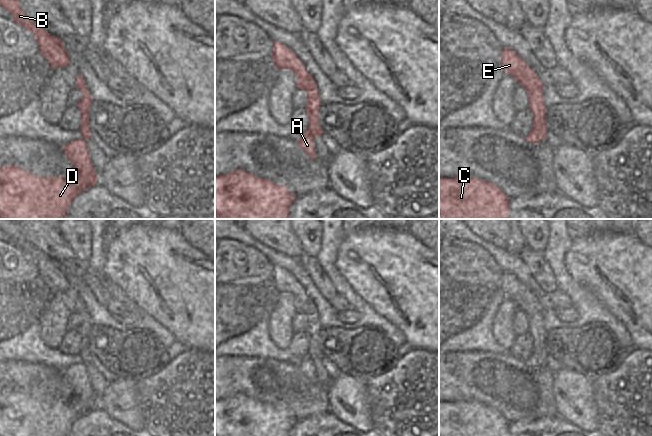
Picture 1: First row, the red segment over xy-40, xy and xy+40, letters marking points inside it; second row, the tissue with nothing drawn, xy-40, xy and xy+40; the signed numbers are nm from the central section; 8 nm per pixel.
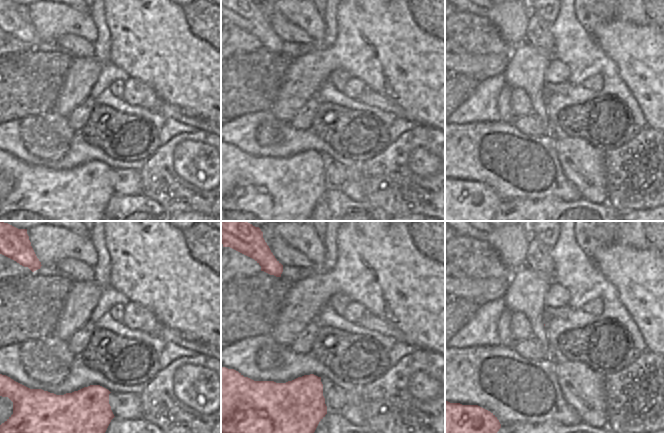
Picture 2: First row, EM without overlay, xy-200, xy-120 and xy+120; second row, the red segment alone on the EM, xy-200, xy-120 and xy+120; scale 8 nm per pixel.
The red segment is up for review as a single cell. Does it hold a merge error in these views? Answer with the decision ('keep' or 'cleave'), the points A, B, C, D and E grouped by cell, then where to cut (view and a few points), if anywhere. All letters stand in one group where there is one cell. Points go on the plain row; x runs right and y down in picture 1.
cleave; groups A C D / B E; cut xy (307, 353), (308, 358), (312, 361)

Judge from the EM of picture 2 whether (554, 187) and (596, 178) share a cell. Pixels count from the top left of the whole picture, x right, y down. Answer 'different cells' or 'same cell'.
different cells

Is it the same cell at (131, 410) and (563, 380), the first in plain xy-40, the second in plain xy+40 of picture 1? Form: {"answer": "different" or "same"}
{"answer": "same"}

